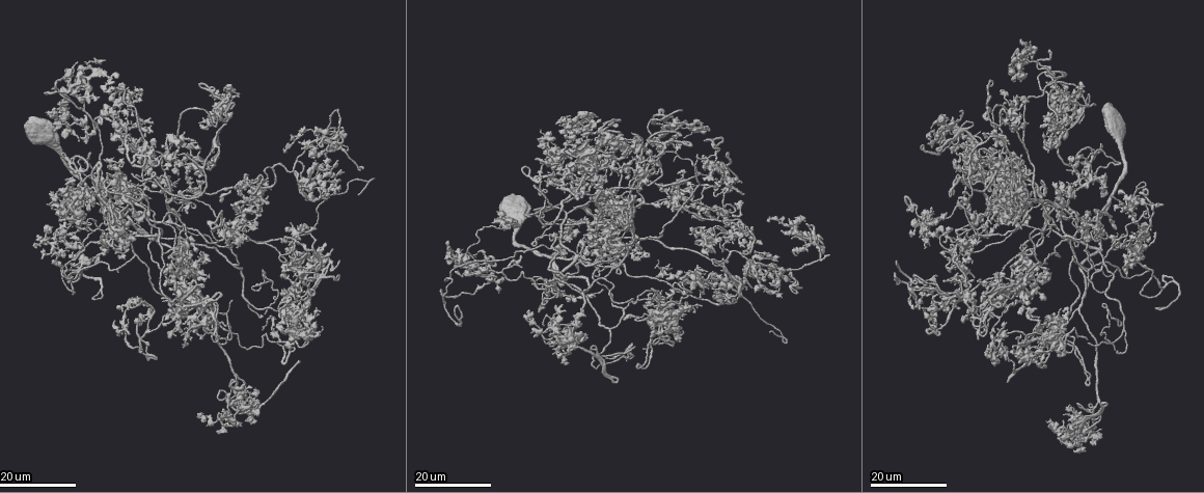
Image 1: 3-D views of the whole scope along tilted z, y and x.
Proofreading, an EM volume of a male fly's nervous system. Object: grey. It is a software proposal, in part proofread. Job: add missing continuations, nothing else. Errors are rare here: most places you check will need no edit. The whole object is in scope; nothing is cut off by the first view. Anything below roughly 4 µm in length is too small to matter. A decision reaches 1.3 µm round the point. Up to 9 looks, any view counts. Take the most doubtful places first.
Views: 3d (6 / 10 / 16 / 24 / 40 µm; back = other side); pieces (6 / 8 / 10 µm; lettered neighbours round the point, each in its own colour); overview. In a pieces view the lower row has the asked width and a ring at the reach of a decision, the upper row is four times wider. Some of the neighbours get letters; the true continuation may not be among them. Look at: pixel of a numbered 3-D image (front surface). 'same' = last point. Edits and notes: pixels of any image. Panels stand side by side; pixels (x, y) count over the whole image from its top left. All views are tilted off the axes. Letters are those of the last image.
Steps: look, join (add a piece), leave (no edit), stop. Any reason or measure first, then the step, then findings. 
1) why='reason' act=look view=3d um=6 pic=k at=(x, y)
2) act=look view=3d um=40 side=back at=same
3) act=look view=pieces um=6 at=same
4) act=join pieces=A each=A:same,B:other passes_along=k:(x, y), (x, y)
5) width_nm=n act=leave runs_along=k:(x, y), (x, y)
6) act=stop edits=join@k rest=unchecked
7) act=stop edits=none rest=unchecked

why='end of a long branch' act=look view=3d um=24 pic=1 at=(1142, 260)

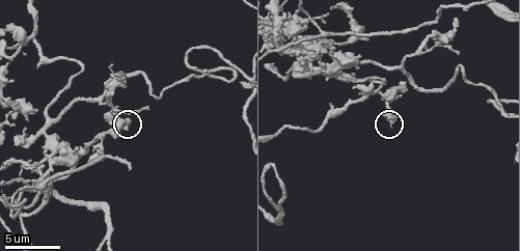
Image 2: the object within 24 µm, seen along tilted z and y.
act=look view=pieces um=8 pic=2 at=(392, 126)

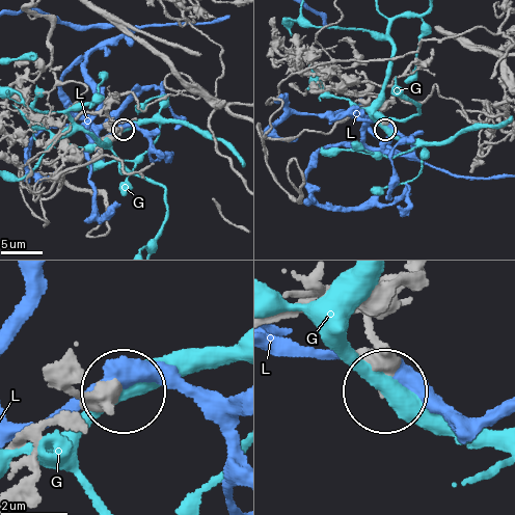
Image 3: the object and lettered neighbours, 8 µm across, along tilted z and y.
act=leave each=G:other,L:other runs_along=3:(283, 138), (328, 132), (387, 102), (384, 130) found='no lettered piece goes on from it'

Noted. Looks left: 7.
why='free end' act=look view=3d um=16 pic=1 at=(680, 134)

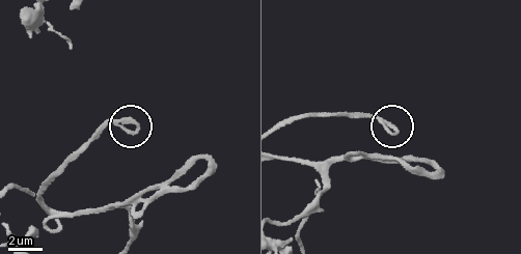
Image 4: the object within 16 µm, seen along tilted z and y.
act=look view=pieces um=6 pic=4 at=(135, 129)

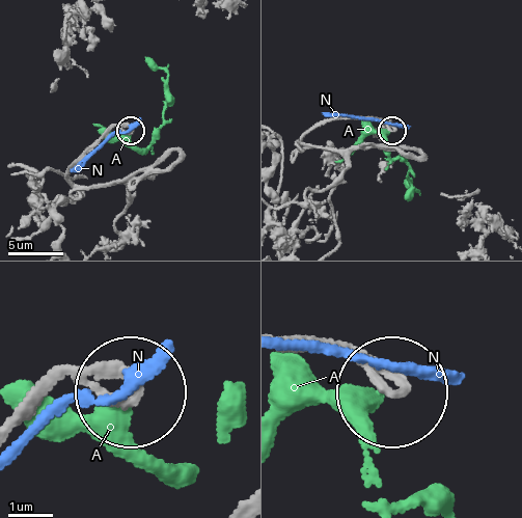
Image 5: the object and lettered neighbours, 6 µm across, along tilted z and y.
act=leave each=A:other,N:other runs_along=5:(331, 192), (345, 161), (304, 136), (333, 120), (391, 129) found='no lettered piece goes on from it'

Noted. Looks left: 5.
why='branch stops here' act=look view=3d um=24 pic=1 at=(742, 253)

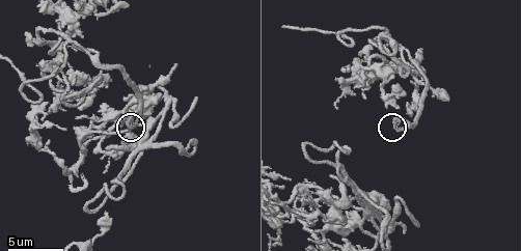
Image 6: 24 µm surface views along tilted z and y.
act=look view=pieces um=6 pic=6 at=(393, 124)

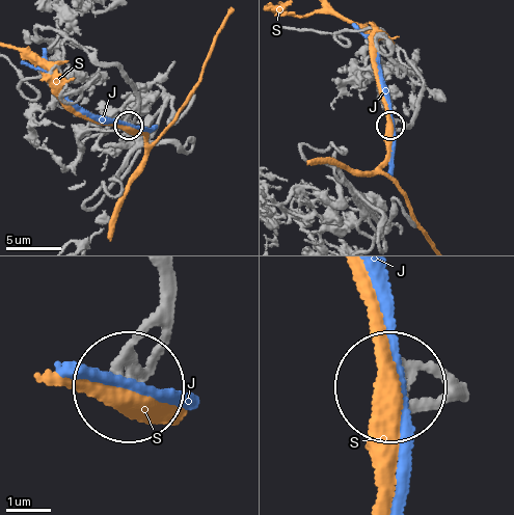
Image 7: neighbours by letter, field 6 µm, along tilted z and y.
act=leave each=J:other,S:other runs_along=7:(160, 281), (160, 336), (134, 387) found='none of them fits'

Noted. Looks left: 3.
why='branch stops here' act=look view=3d um=16 pic=1 at=(259, 215)

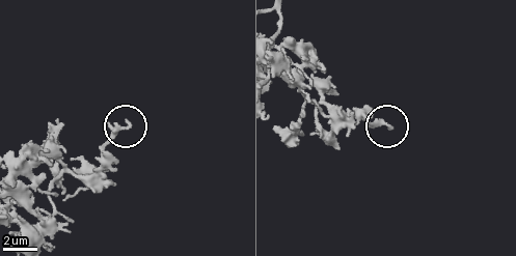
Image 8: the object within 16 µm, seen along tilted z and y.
act=look view=3d um=10 pic=8 at=(127, 124)

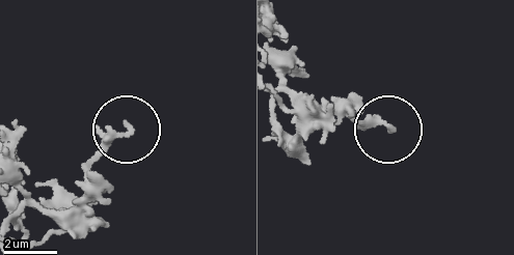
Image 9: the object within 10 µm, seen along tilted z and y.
why='what lies round it' act=look view=pieces um=6 pic=9 at=(126, 125)

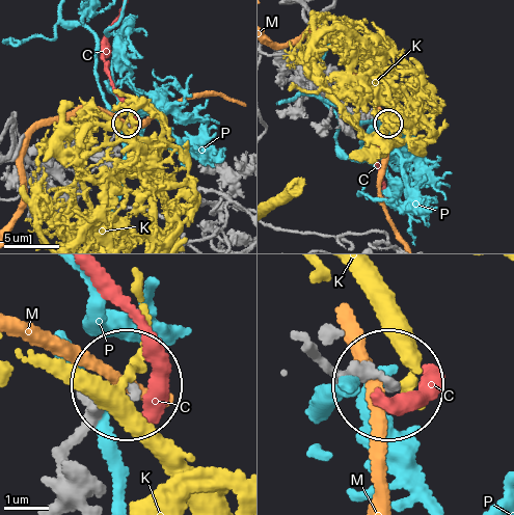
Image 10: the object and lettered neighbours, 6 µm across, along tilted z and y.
width_nm=280 act=leave each=C:other,K:other,M:other,P:other runs_along=10:(302, 346), (382, 381) found='none of them fits'

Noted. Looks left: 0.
act=stop edits=none rest=unchecked

